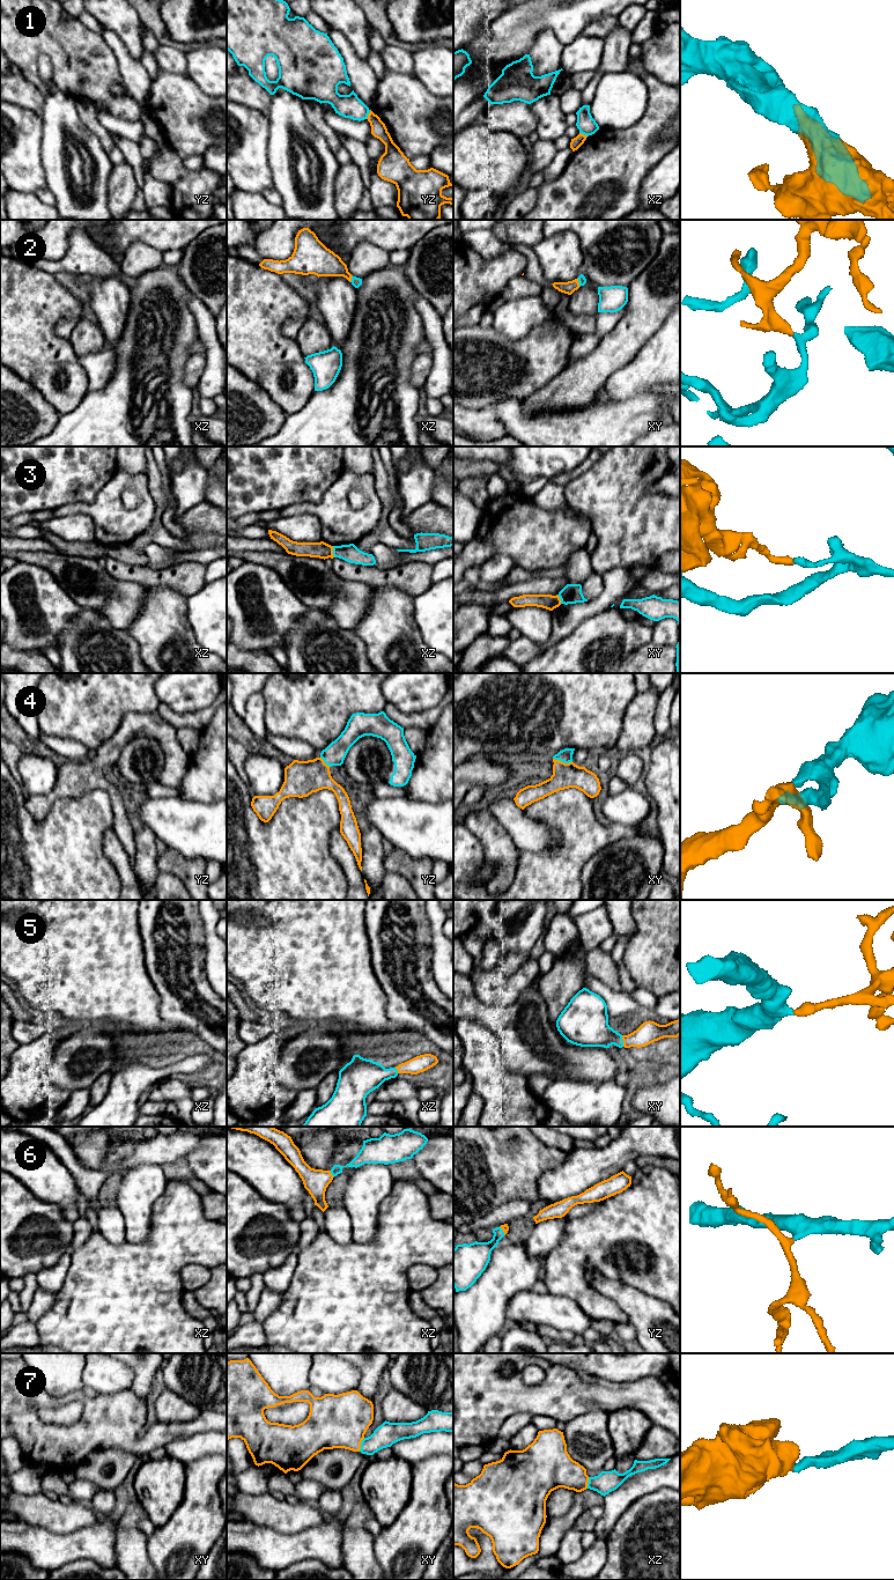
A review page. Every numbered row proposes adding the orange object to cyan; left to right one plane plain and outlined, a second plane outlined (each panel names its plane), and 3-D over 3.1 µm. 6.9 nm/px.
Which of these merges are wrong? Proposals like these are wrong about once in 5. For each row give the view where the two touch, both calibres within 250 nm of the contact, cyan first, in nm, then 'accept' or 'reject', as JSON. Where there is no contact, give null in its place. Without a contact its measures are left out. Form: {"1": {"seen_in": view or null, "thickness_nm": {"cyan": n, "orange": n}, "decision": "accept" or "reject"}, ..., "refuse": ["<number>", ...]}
{"1": {"seen_in": "yz", "thickness_nm": {"cyan": 160, "orange": 110}, "decision": "reject"}, "2": {"seen_in": "xz", "thickness_nm": {"cyan": 70, "orange": 200}, "decision": "accept"}, "3": {"seen_in": "xz", "thickness_nm": {"cyan": 120, "orange": 120}, "decision": "reject"}, "4": {"seen_in": "xy", "thickness_nm": {"cyan": 100, "orange": 180}, "decision": "accept"}, "5": {"seen_in": "xy", "thickness_nm": {"cyan": 260, "orange": 150}, "decision": "accept"}, "6": {"seen_in": "xz", "thickness_nm": {"cyan": 90, "orange": 170}, "decision": "accept"}, "7": {"seen_in": "xy", "thickness_nm": {"cyan": 160, "orange": 380}, "decision": "accept"}, "refuse": ["1", "3"]}

